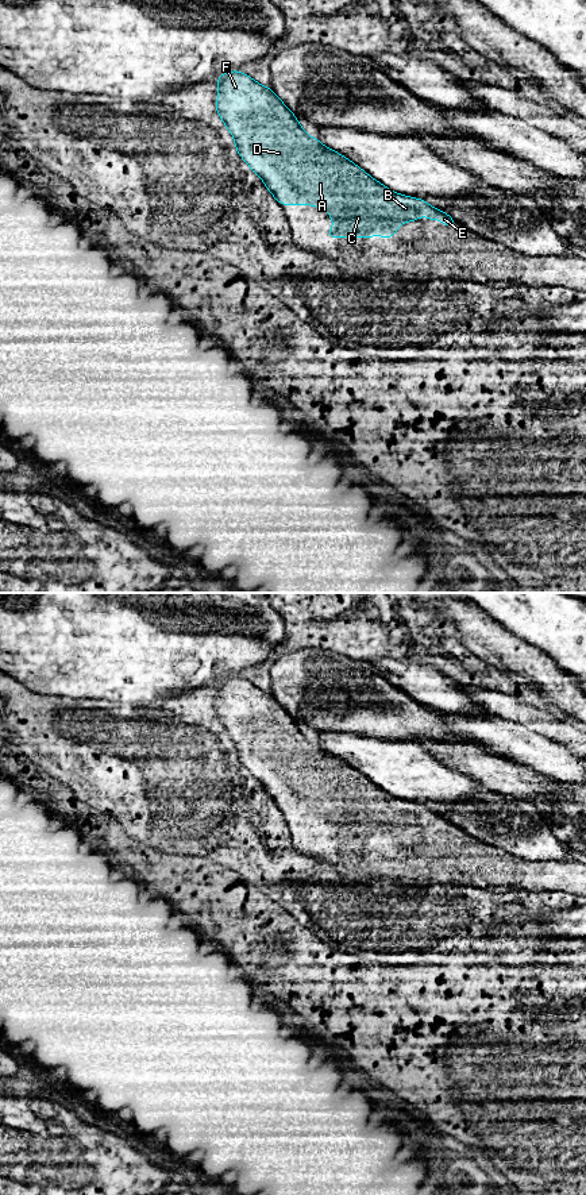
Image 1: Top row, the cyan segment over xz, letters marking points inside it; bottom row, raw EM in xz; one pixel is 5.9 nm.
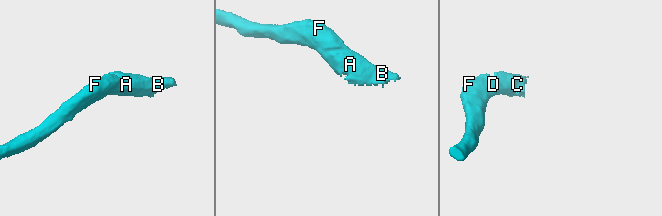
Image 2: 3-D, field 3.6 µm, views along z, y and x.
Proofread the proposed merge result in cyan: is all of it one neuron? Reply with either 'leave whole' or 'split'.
leave whole

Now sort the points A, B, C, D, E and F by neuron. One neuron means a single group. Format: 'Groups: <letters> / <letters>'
Groups: A B C D E F

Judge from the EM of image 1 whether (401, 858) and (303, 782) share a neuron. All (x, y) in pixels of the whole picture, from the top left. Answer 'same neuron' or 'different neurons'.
same neuron

